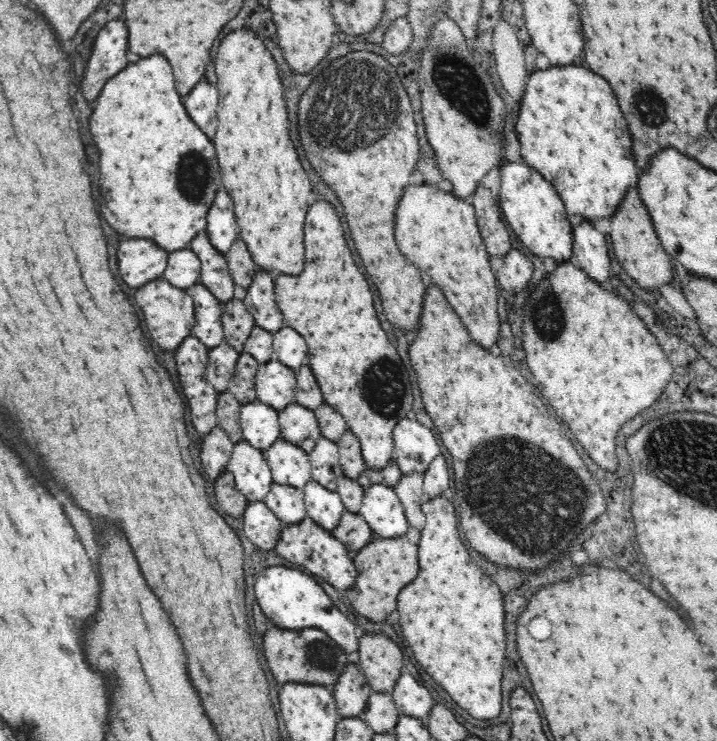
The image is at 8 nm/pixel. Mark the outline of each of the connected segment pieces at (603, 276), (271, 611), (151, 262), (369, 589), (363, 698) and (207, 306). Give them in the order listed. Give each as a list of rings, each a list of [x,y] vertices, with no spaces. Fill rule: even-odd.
[[[584,218],[573,226],[573,255],[578,266],[590,278],[610,288],[608,278],[614,273],[610,266],[606,236]]]
[[[271,566],[263,570],[256,578],[254,592],[258,604],[266,618],[272,620],[270,625],[296,631],[298,628],[316,627],[324,630],[336,641],[346,654],[358,650],[358,628],[352,624],[328,597],[328,594],[316,581],[302,571],[289,567]]]
[[[146,238],[120,242],[118,256],[122,278],[130,284],[130,288],[140,288],[162,276],[167,267],[169,253]]]
[[[406,536],[396,538],[375,537],[362,550],[352,554],[358,571],[354,586],[348,588],[350,604],[368,620],[382,622],[388,614],[396,610],[396,598],[406,584],[410,584],[418,574],[418,545],[411,544]]]
[[[351,662],[343,668],[342,674],[331,688],[342,718],[360,717],[370,694],[374,692],[365,674]]]
[[[199,282],[185,291],[192,297],[195,310],[191,335],[199,338],[208,349],[219,346],[225,340],[221,302]]]

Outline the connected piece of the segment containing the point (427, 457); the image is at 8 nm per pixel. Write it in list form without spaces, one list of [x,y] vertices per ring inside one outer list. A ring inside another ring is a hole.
[[[402,418],[394,426],[394,457],[402,474],[425,473],[440,446],[434,434],[416,419]]]

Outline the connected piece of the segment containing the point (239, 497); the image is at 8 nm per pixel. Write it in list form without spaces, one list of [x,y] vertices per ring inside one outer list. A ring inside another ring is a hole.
[[[229,470],[213,482],[214,496],[220,510],[228,516],[241,517],[248,504],[247,498],[236,488],[234,475]]]

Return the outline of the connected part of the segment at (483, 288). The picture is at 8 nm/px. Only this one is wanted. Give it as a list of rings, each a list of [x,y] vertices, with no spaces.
[[[409,184],[398,202],[396,244],[400,252],[424,270],[446,297],[462,324],[480,346],[490,348],[498,340],[497,278],[492,273],[489,252],[479,231],[473,204],[453,192],[428,185]]]

